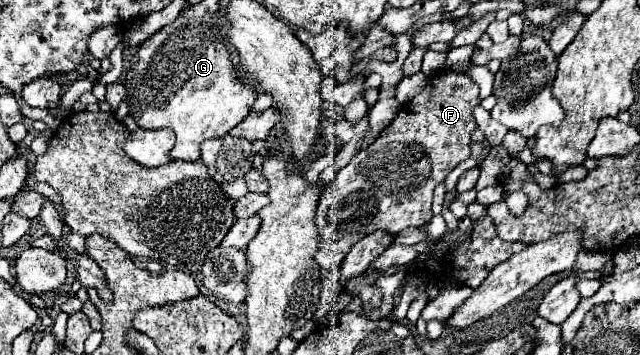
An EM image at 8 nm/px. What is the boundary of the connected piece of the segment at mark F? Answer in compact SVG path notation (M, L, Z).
M440 71L432 75L420 95L404 103L394 117L394 121L382 131L382 135L368 147L352 157L352 161L338 171L336 179L326 185L318 209L316 209L316 229L318 229L318 251L314 261L330 271L342 263L342 257L348 253L354 241L360 241L364 235L374 231L382 233L400 233L408 227L422 227L432 219L432 193L444 181L444 177L462 161L470 157L472 131L478 127L472 111L480 105L478 85L466 73Z

